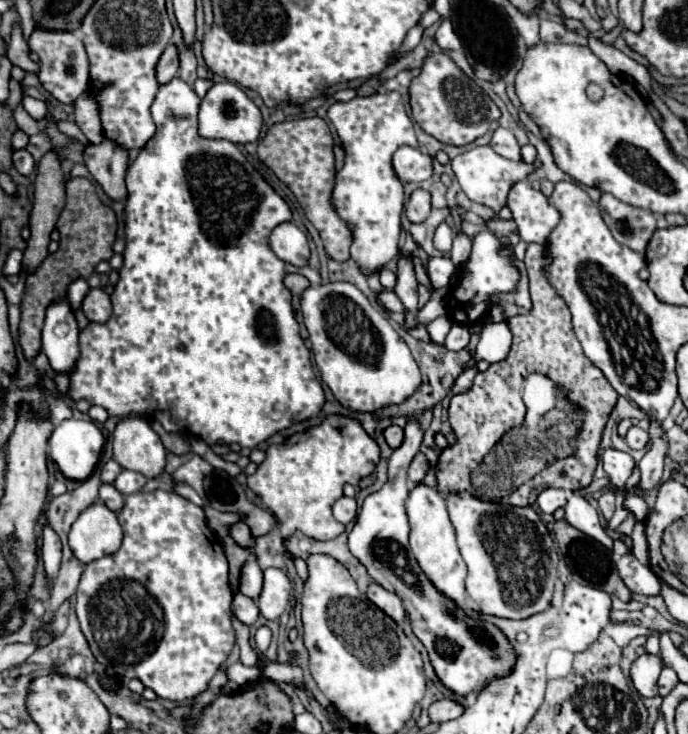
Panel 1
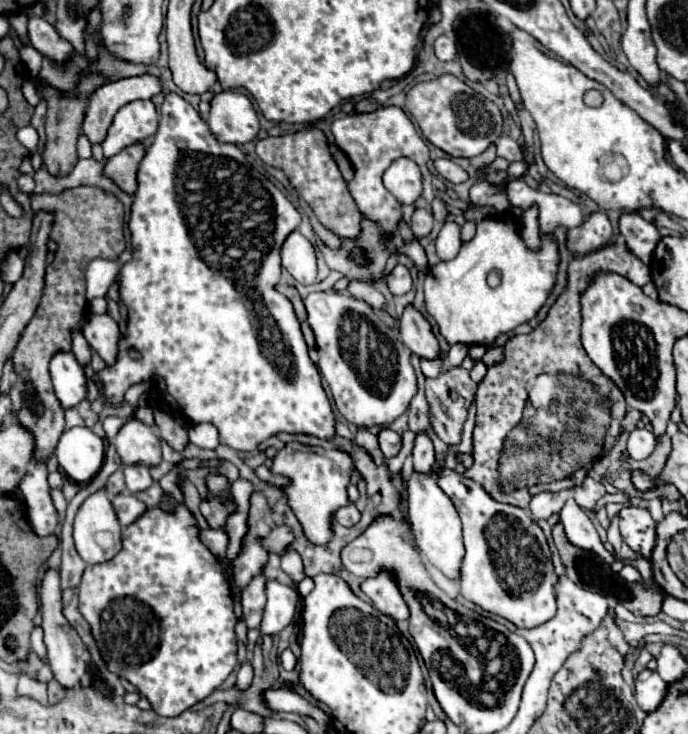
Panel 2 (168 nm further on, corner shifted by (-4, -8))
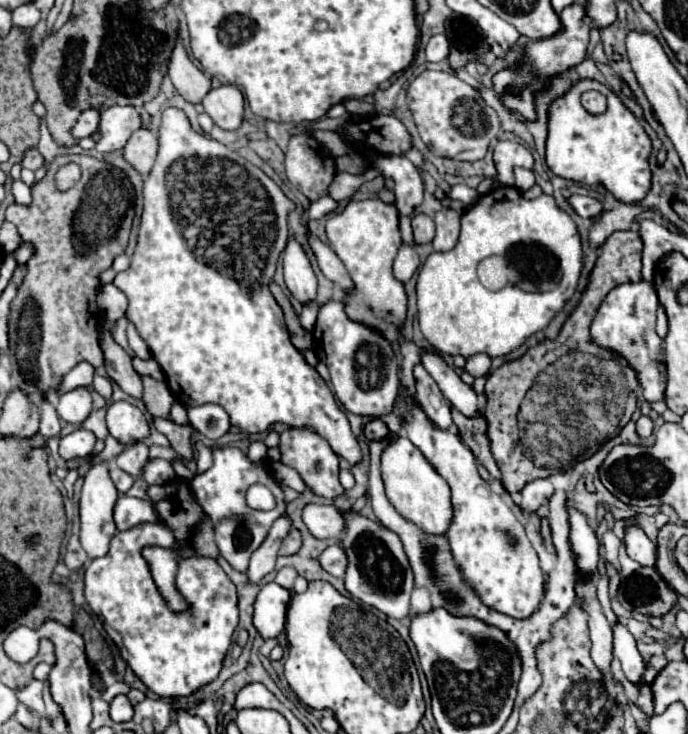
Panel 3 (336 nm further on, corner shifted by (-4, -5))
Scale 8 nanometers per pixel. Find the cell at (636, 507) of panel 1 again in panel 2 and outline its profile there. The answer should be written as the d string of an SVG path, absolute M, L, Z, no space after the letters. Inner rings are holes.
M625 507L619 513L619 527L623 541L641 557L649 559L655 547L655 521L647 509Z

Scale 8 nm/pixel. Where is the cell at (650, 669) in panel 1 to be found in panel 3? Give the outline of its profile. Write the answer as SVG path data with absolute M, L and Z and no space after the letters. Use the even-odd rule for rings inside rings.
M649 684L641 686L637 704L639 704L639 708L641 708L647 716L649 716L649 714L653 714L653 694L651 694L651 690L649 690Z

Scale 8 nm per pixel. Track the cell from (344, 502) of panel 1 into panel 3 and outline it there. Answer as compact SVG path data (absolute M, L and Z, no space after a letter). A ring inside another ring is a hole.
M309 504L303 508L303 522L315 538L337 538L345 530L345 510L333 506Z

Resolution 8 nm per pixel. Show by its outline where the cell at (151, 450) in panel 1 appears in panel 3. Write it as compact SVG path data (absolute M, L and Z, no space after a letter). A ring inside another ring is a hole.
M111 402L107 410L107 428L121 444L141 442L151 434L143 412L129 402Z

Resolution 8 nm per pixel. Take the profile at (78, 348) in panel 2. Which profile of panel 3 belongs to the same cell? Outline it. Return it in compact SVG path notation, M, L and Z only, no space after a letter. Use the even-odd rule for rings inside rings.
M79 362L69 374L65 374L65 378L59 386L59 394L67 392L67 390L73 390L77 386L91 386L93 374L95 374L95 368L89 362Z

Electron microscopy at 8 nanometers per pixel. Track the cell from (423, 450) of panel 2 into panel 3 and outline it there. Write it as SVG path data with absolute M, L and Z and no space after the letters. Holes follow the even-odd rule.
M417 364L415 366L415 382L417 382L417 404L425 412L425 416L441 430L449 430L451 422L451 408L449 402L443 398L437 382L429 376L429 372Z

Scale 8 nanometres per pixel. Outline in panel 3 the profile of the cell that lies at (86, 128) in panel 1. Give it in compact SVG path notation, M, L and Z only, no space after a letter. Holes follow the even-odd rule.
M89 108L87 112L83 112L77 120L77 124L73 126L71 134L75 138L85 138L91 136L93 132L97 132L99 128L99 118L101 118L101 108Z

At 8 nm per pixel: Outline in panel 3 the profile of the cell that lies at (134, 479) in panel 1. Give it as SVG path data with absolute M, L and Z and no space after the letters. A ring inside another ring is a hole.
M135 442L131 446L125 446L125 450L117 456L117 466L131 474L133 478L139 478L143 474L145 464L149 462L149 448L143 442Z

